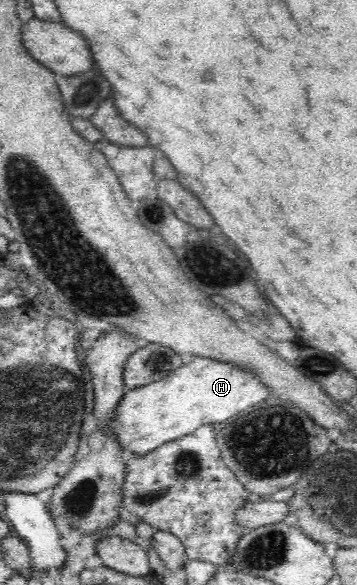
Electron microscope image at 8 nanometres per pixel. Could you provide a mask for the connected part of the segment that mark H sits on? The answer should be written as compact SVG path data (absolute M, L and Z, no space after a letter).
M192 355L186 364L166 378L126 391L117 408L117 422L113 424L117 439L126 455L134 452L146 454L159 445L194 432L202 425L224 422L252 404L270 398L272 388L257 373L250 366Z

